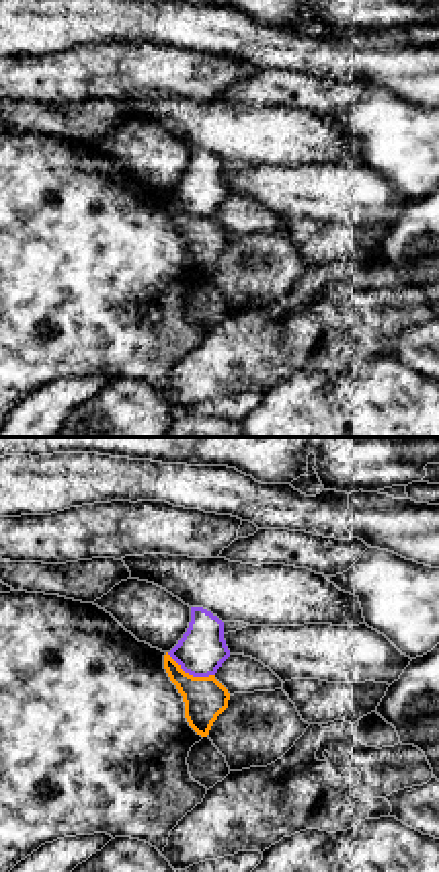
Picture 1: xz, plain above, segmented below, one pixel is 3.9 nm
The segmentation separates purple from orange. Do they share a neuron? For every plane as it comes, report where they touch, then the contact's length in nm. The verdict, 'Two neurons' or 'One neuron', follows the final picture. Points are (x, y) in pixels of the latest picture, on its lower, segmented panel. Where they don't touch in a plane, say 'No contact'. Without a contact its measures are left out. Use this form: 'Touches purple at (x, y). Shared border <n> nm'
Touches purple at (191, 674). Shared border 220 nm

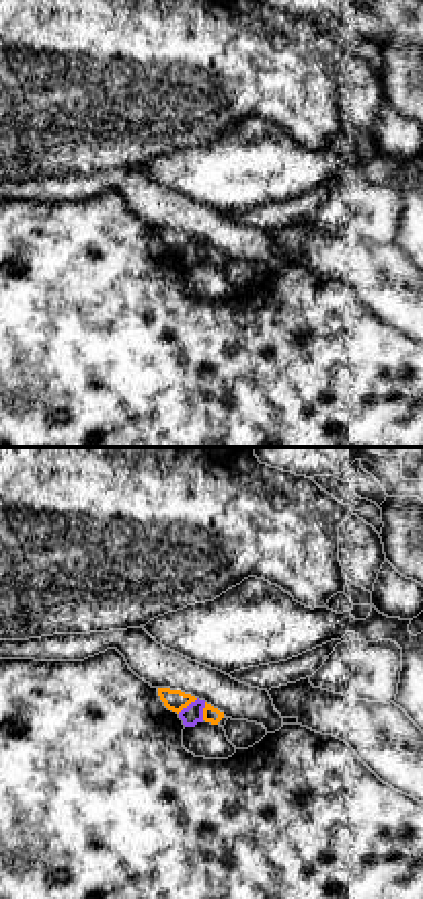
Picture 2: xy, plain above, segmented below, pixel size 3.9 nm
Touches purple at (189, 705). Shared border 110 nm

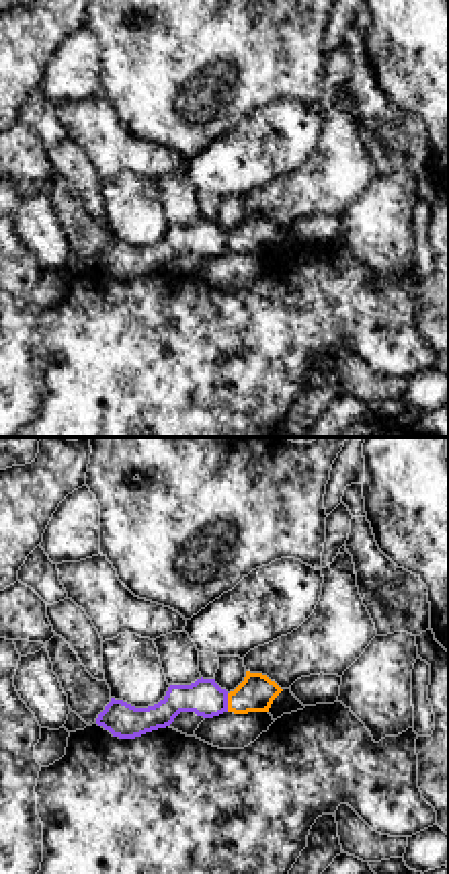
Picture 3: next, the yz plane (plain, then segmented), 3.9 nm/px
Touches purple at (226, 702). Shared border 70 nm

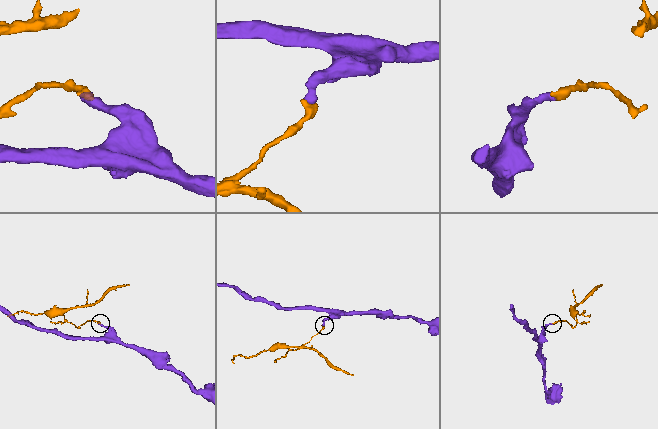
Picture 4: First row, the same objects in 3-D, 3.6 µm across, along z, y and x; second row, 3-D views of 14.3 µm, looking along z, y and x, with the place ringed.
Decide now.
Two neurons

